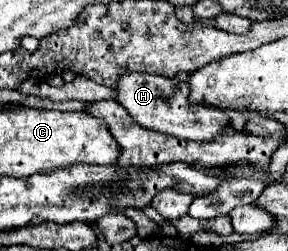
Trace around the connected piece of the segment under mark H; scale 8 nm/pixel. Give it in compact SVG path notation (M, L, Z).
M133 72L127 76L119 76L119 84L115 86L115 100L129 112L129 116L143 128L151 128L175 138L211 142L215 140L227 126L231 126L231 118L217 108L207 106L191 106L187 96L187 82L177 82L173 78L155 76L147 72Z

